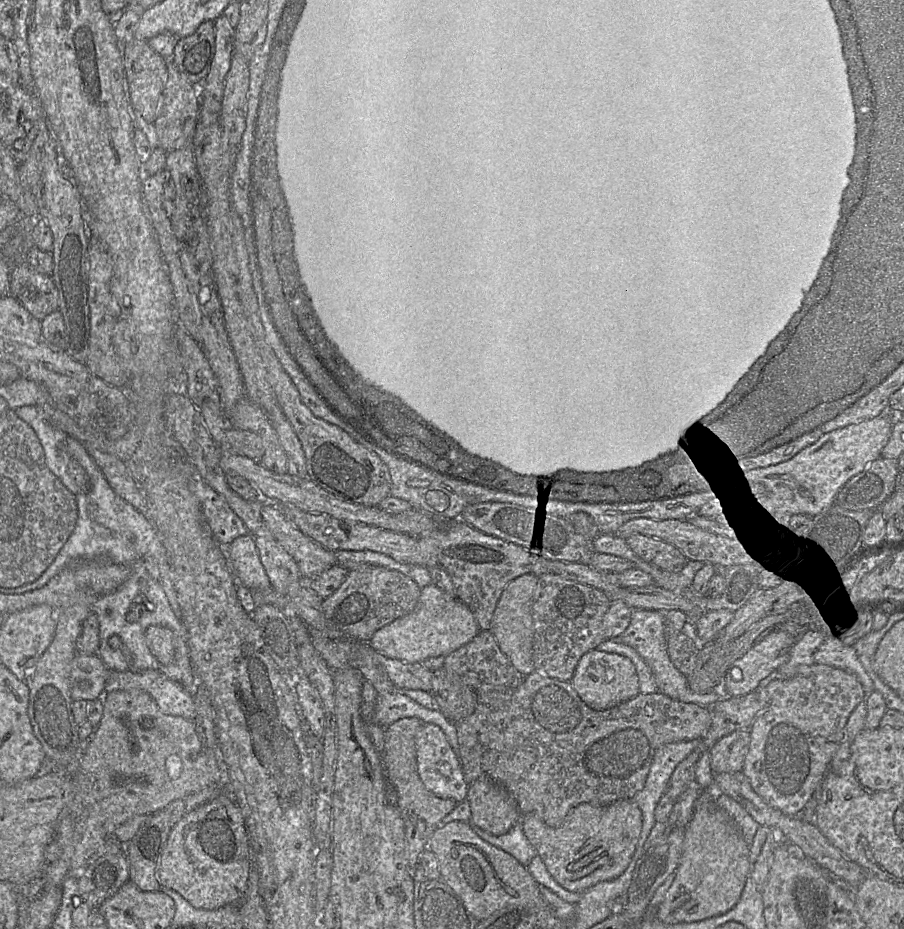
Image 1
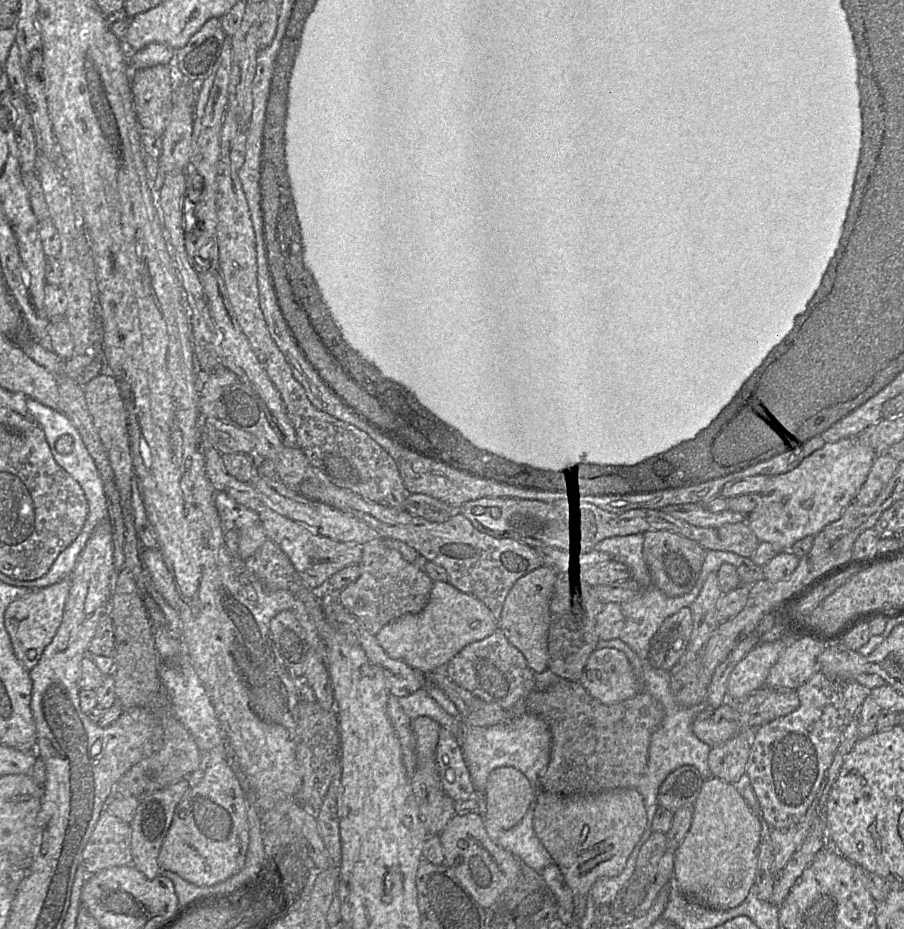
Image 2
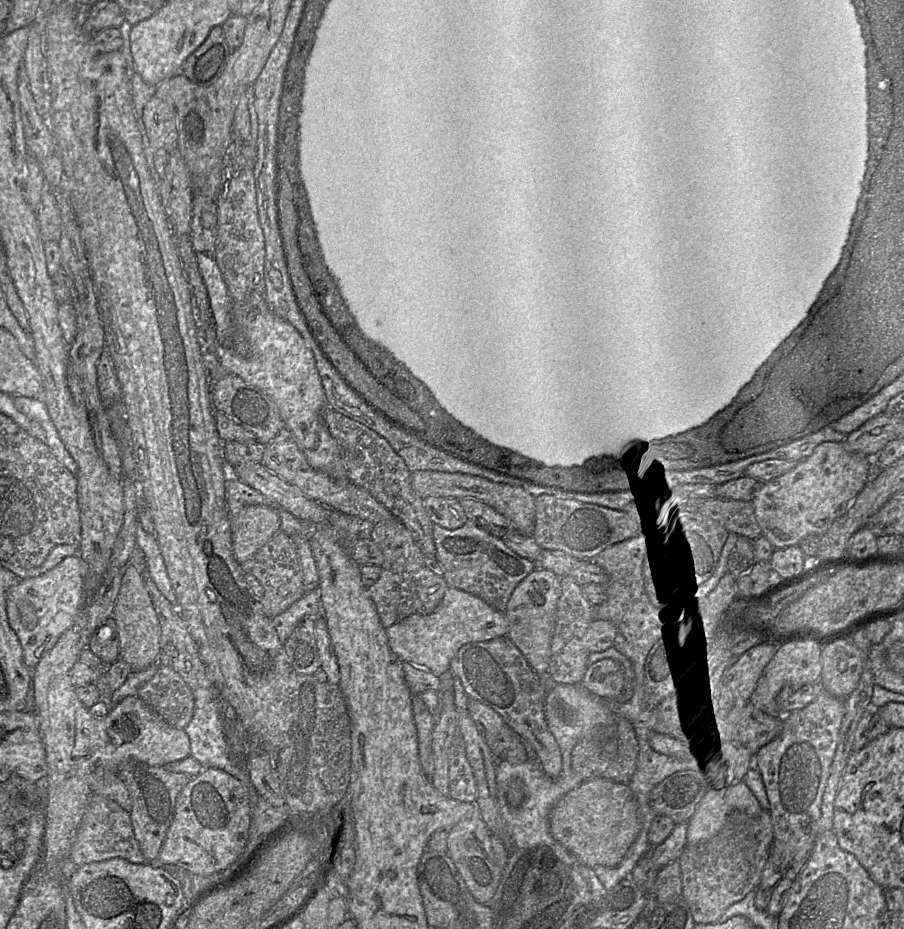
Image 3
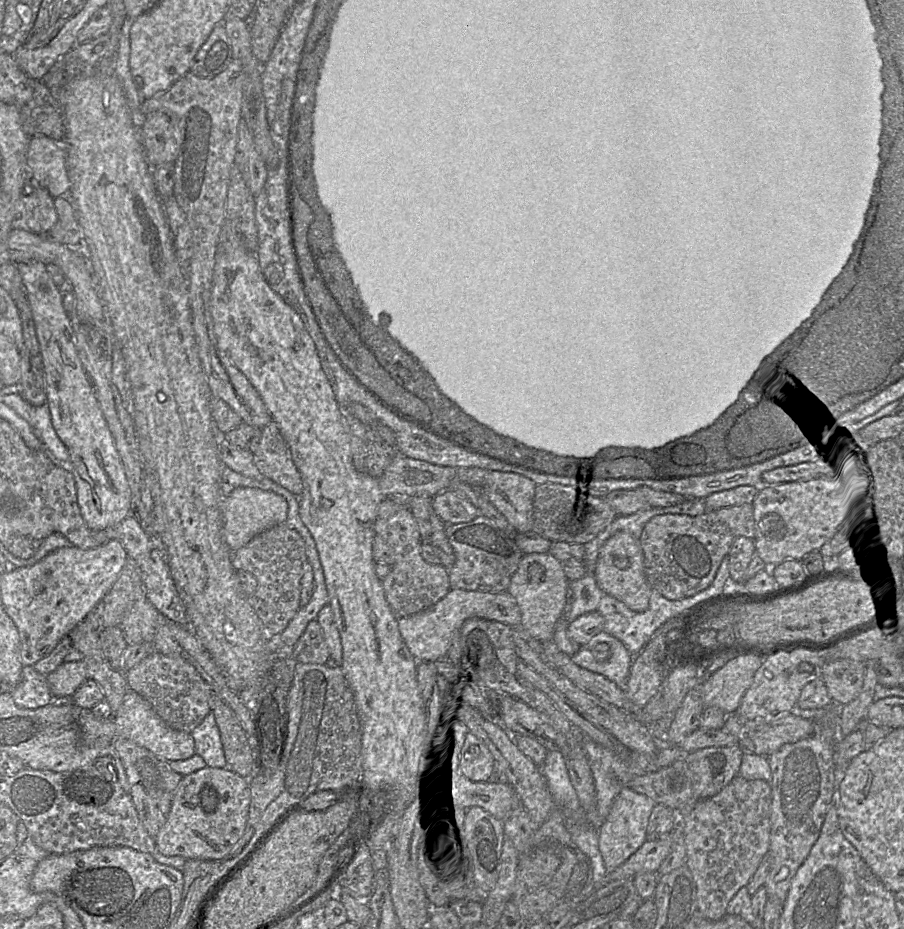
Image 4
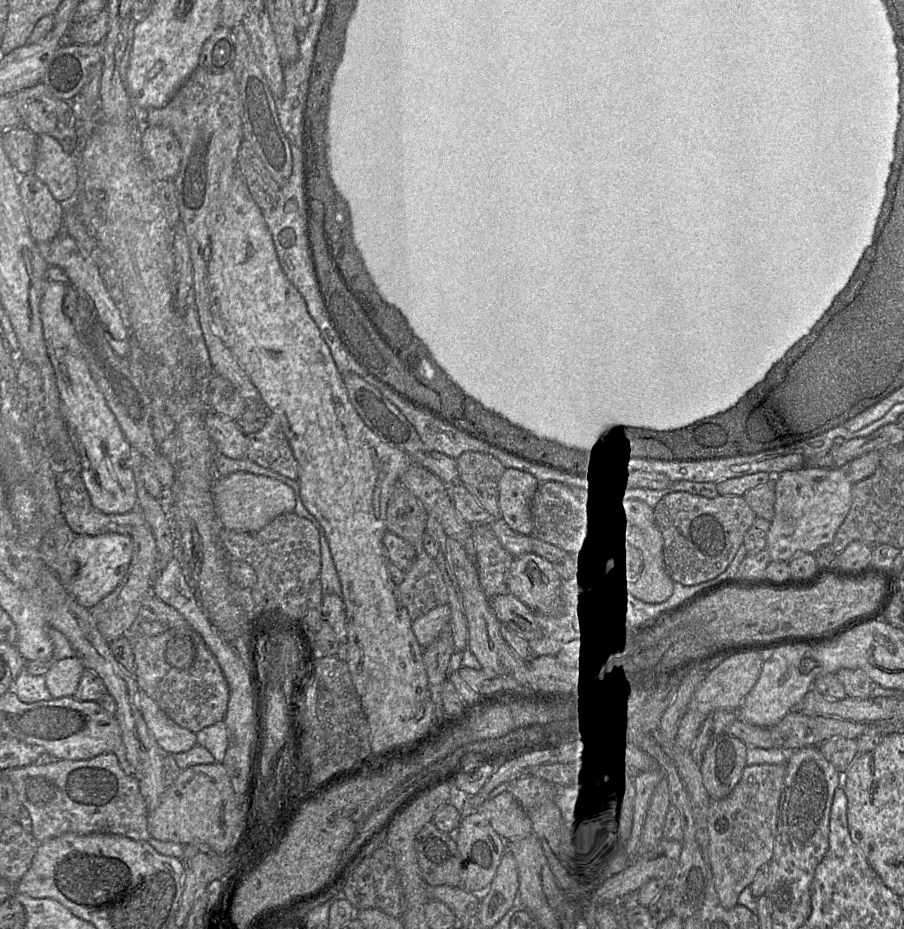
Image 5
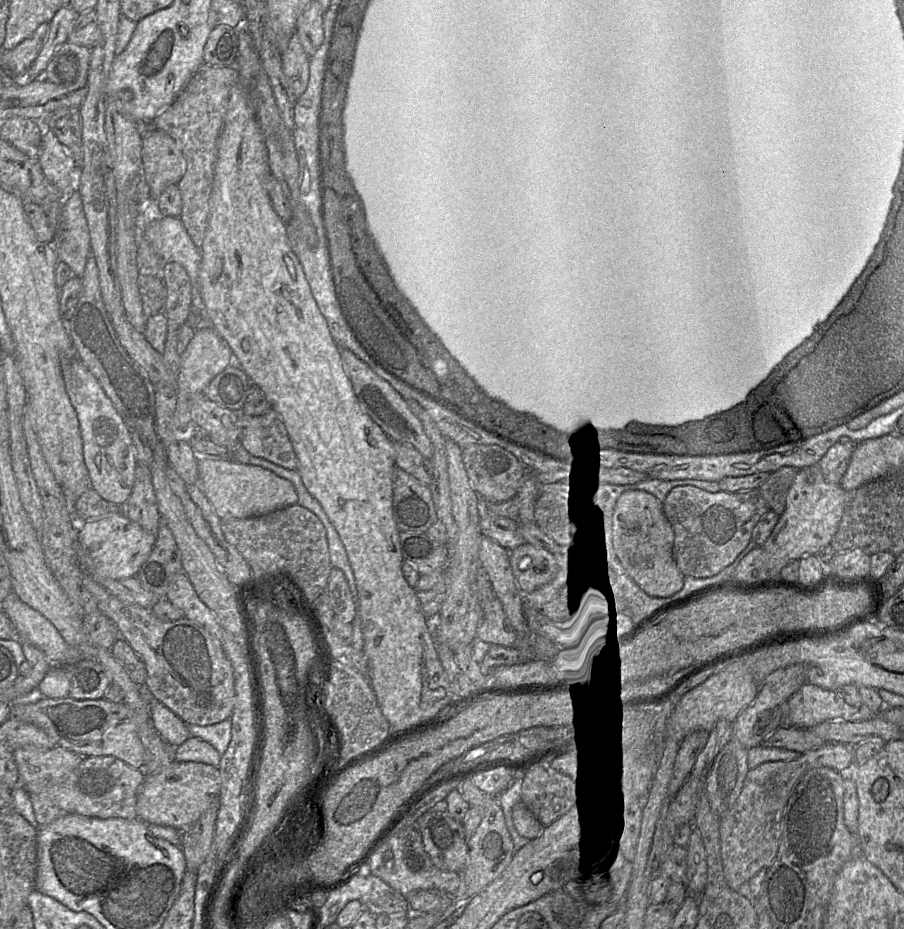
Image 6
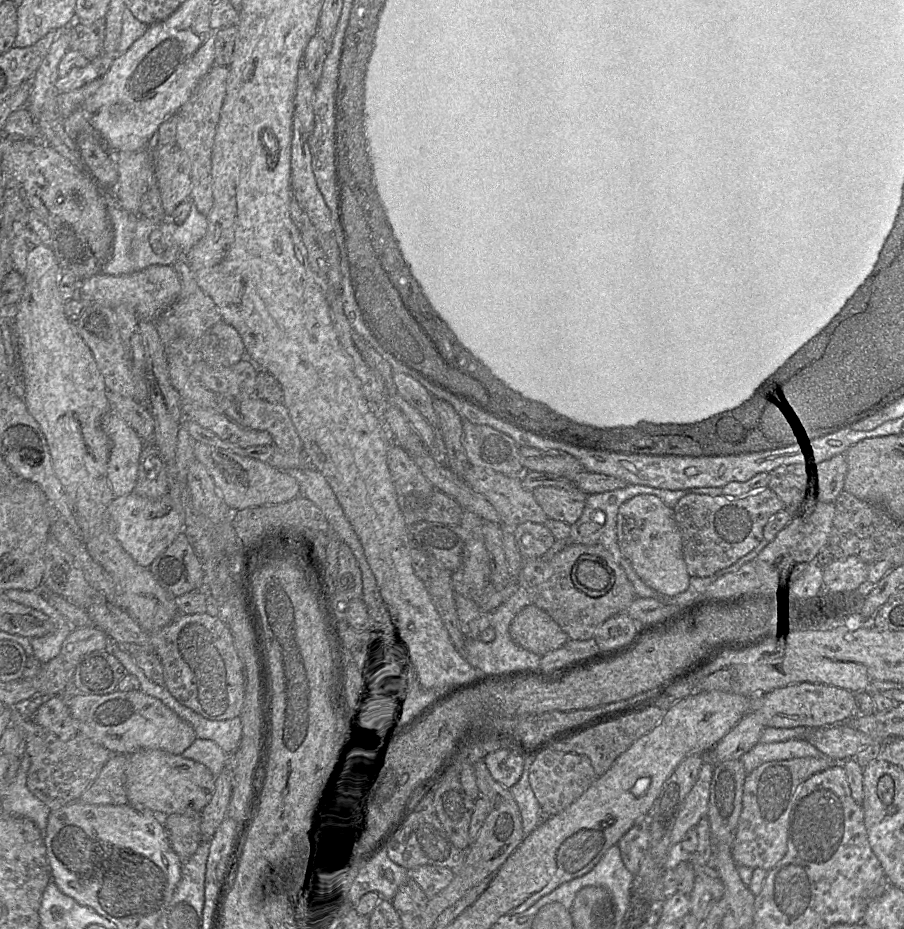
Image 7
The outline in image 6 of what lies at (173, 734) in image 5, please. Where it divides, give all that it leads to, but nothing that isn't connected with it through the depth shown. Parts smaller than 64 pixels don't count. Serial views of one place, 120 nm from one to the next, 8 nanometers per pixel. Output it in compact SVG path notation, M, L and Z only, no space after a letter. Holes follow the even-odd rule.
M157 699L148 705L153 726L167 743L178 747L191 737L187 724Z

